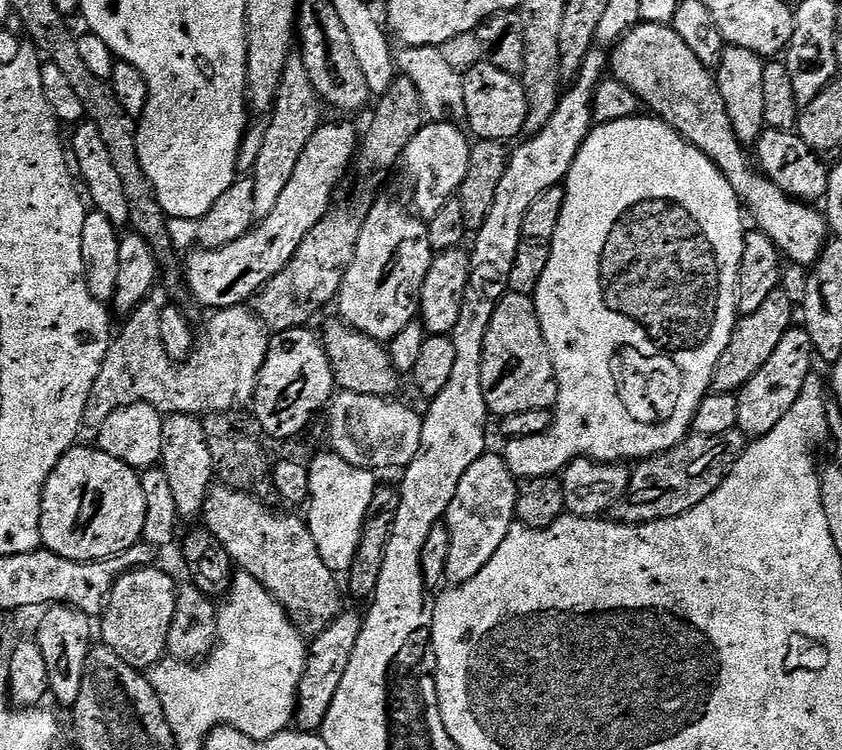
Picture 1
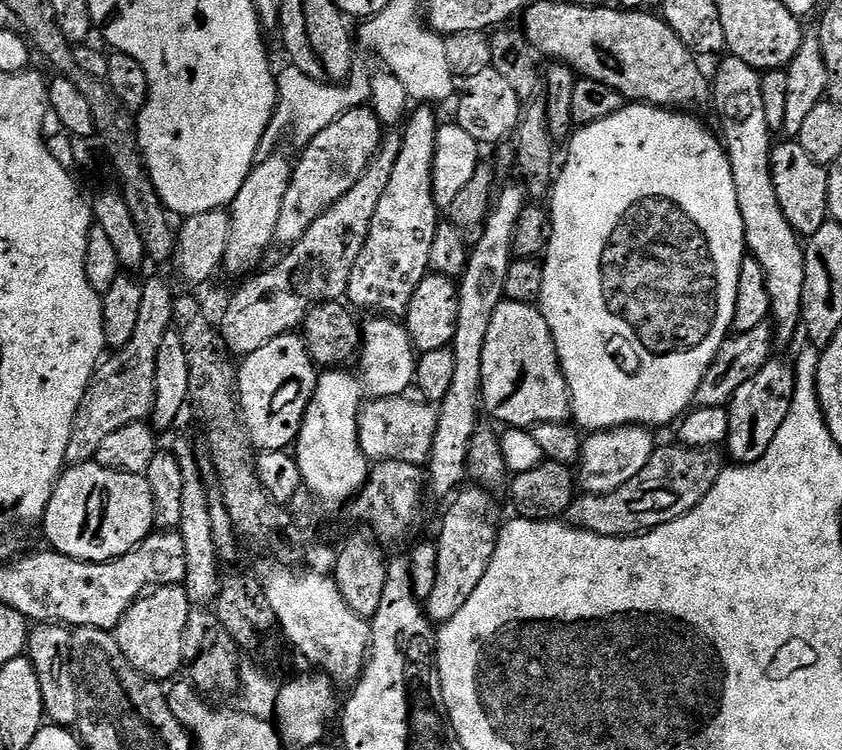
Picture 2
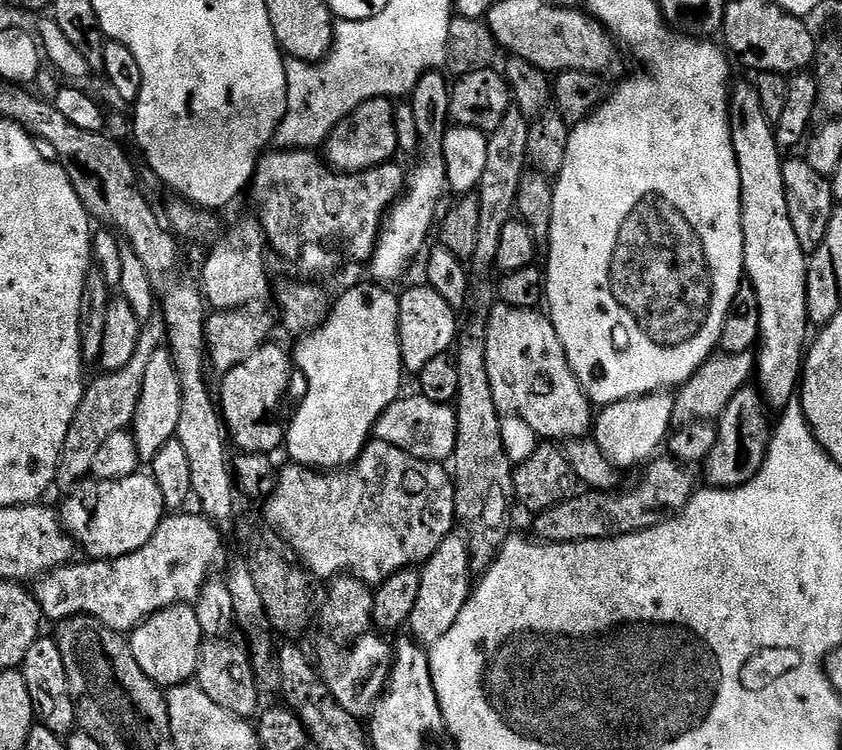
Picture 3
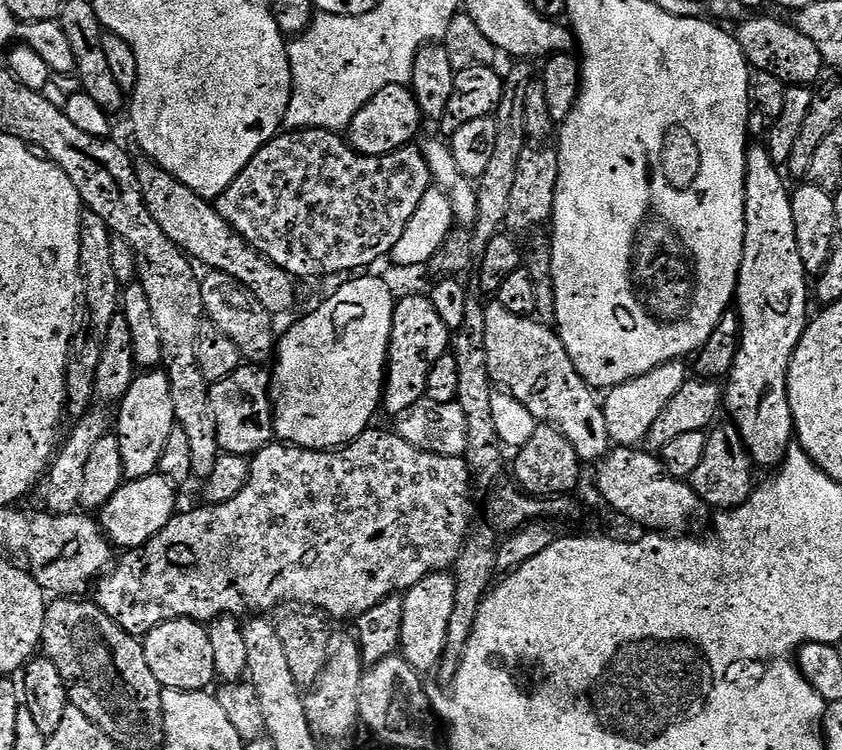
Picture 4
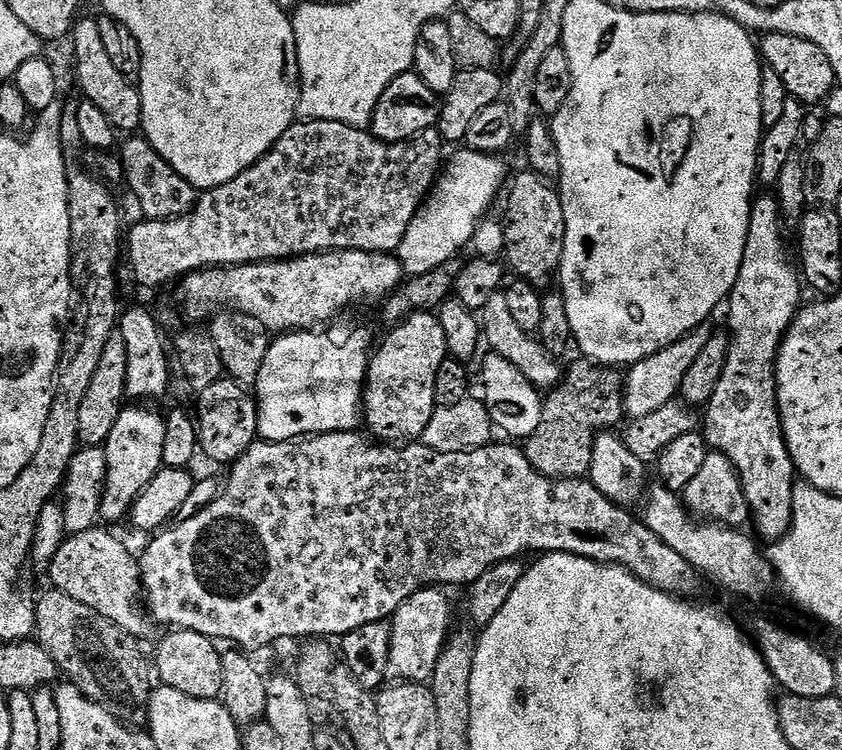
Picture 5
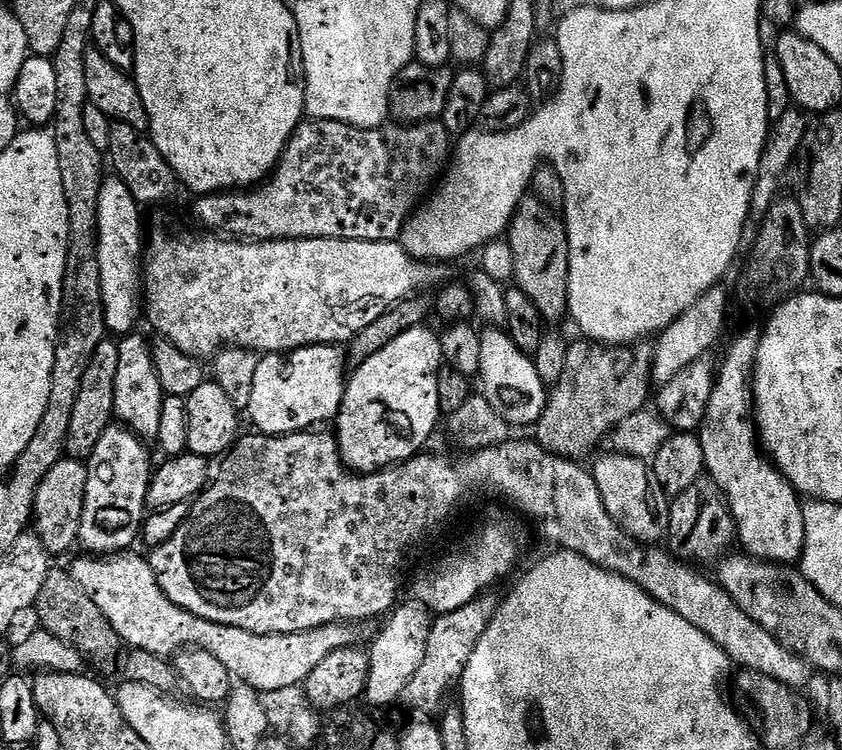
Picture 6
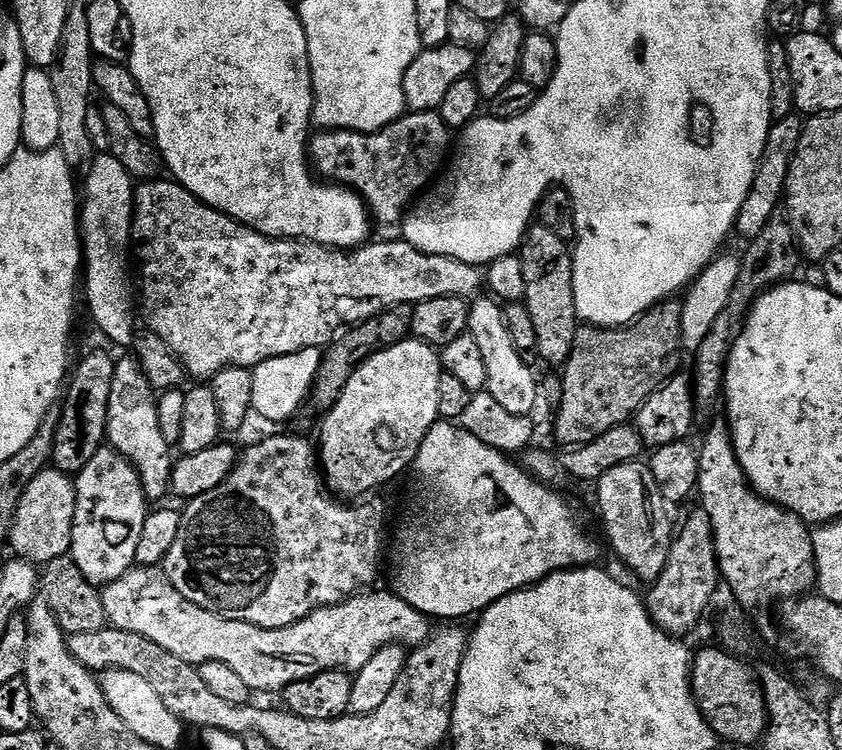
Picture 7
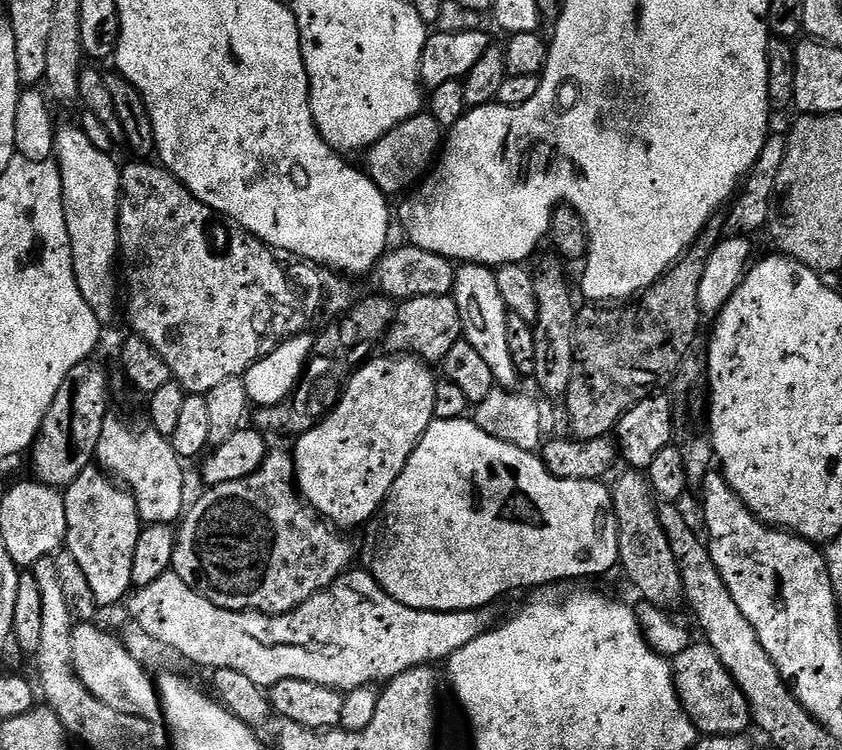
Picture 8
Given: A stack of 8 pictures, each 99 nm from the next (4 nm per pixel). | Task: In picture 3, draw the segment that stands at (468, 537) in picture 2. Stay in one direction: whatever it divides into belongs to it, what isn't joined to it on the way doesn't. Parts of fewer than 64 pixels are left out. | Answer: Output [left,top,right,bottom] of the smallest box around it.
[410,534,474,646]

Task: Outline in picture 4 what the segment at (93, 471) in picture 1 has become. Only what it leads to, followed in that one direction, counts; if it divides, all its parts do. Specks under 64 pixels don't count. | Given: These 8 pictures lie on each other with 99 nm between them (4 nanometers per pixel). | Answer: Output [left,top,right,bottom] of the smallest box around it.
[98,474,177,550]

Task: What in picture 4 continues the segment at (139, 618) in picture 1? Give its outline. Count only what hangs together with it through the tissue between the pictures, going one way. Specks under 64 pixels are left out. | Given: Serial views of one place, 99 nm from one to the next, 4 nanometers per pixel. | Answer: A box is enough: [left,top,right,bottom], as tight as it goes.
[143,620,217,692]

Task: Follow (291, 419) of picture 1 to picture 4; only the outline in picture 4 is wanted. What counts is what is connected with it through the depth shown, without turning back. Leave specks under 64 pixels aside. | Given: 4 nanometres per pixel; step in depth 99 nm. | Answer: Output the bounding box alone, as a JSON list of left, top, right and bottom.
[210,366,274,458]

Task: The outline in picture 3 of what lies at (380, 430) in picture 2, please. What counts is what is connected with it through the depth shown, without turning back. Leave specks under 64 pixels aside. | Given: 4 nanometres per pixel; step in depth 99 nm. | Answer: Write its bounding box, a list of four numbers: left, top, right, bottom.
[374,394,458,462]

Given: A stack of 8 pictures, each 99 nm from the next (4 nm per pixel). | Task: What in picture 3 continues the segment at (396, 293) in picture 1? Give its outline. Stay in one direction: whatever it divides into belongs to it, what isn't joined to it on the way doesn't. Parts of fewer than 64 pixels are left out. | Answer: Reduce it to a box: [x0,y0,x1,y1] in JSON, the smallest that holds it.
[370,70,451,282]

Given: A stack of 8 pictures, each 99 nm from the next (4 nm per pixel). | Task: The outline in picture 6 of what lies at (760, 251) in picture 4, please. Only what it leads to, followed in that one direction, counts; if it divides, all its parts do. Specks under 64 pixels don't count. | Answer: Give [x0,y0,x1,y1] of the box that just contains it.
[698,328,806,566]

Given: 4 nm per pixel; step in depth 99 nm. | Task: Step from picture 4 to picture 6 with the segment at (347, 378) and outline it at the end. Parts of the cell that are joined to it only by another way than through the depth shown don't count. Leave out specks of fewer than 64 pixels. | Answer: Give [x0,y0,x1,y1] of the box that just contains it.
[246,348,346,436]

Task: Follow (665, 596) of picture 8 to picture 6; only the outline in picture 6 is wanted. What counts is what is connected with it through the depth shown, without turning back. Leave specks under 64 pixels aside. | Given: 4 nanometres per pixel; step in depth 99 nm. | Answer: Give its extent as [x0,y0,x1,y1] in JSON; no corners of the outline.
[590,454,670,546]

